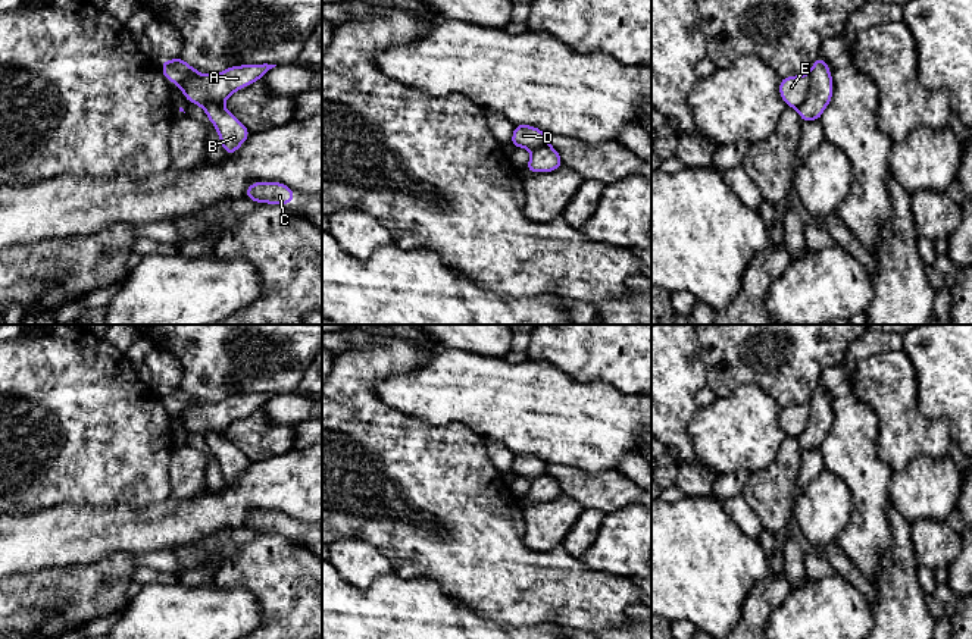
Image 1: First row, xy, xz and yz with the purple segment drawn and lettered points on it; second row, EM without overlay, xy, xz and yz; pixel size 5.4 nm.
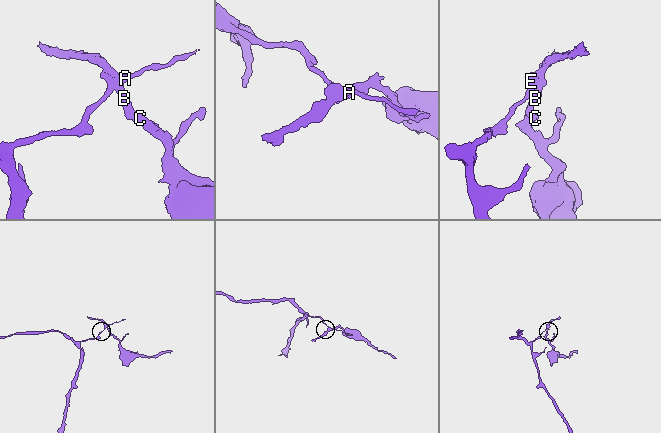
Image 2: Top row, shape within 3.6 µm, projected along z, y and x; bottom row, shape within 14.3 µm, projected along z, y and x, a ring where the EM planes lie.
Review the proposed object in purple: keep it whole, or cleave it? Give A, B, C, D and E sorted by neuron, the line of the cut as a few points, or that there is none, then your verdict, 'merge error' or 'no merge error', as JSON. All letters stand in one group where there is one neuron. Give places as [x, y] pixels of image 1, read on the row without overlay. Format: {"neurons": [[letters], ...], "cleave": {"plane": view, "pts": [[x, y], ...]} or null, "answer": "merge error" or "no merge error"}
{"neurons": [["A", "D", "E"], ["B", "C"]], "cleave": {"plane": "yz", "pts": [[809, 403], [809, 422], [799, 438]]}, "answer": "merge error"}

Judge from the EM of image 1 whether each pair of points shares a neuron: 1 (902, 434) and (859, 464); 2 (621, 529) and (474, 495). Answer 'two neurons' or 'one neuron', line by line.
1: two neurons
2: two neurons

